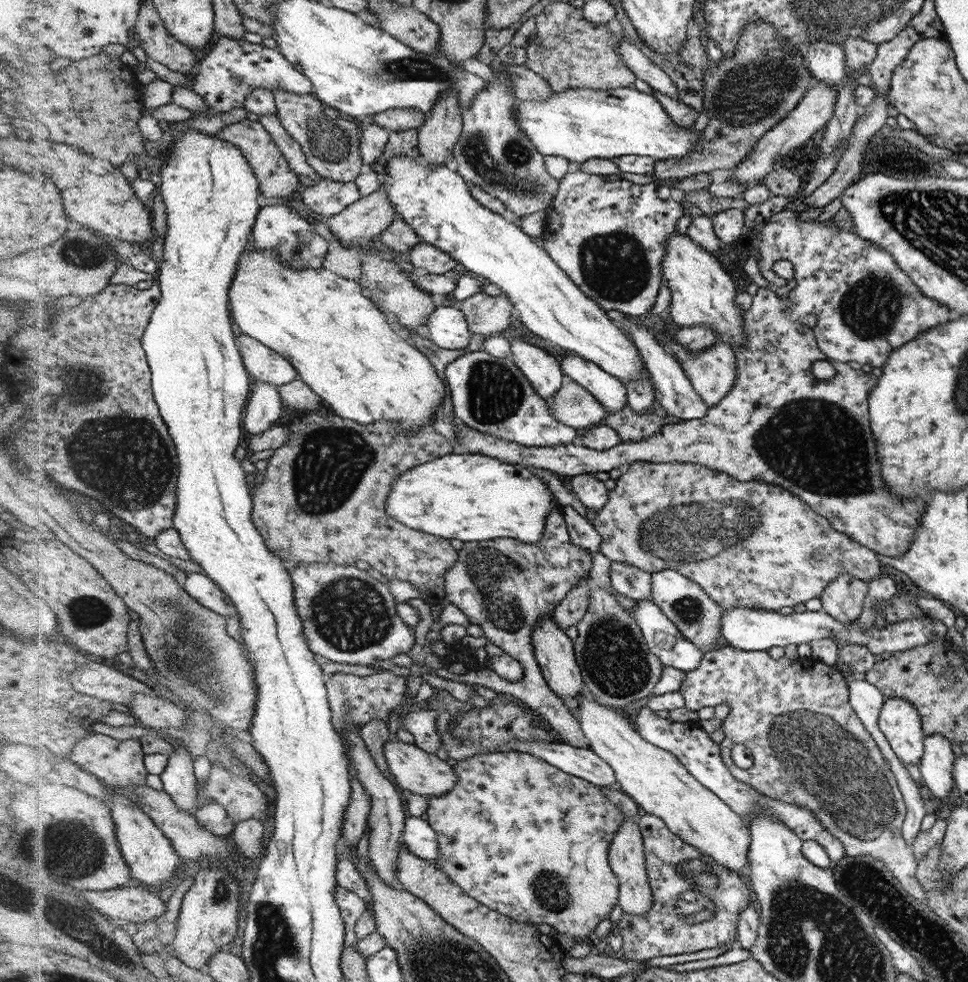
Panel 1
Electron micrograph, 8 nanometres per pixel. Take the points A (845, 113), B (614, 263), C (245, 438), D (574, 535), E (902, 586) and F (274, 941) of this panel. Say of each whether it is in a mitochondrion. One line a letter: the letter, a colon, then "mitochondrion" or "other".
A: other
B: mitochondrion
C: other
D: other
E: other
F: mitochondrion

